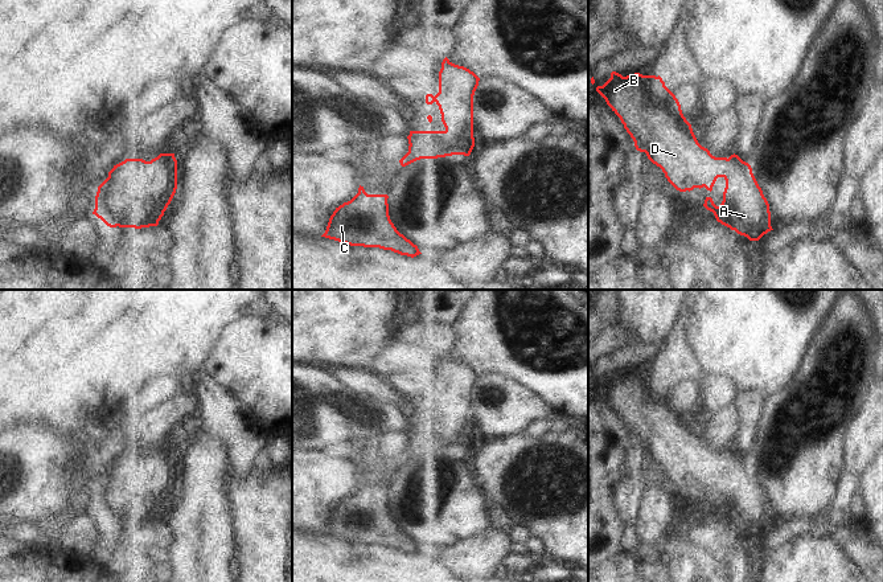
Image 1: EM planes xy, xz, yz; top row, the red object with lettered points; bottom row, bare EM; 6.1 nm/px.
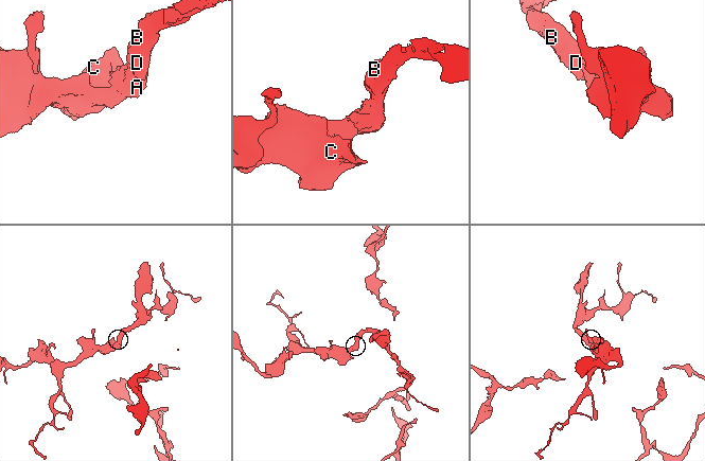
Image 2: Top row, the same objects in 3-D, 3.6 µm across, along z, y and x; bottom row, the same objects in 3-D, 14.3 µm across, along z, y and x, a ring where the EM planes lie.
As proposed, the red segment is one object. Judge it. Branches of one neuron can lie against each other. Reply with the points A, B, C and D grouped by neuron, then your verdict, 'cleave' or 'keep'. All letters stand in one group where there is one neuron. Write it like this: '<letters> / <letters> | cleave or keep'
A B C D | keep

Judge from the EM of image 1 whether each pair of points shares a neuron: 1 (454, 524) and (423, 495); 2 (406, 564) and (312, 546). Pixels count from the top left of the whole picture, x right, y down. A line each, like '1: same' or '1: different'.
1: same
2: same

